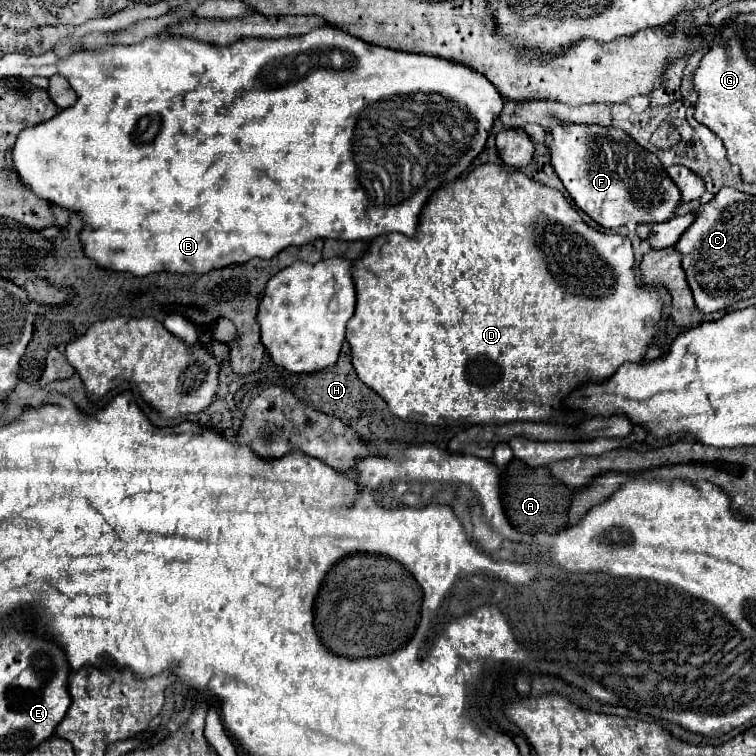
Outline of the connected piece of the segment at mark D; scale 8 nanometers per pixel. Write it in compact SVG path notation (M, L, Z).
M497 164L477 166L463 180L455 180L437 188L431 200L419 214L419 228L413 238L393 234L375 238L367 252L353 262L353 280L357 290L357 308L347 322L347 342L351 346L351 362L363 384L373 388L387 404L389 410L401 420L423 424L507 424L507 422L545 422L565 412L563 400L571 390L579 388L587 380L605 380L611 372L625 362L645 360L647 346L657 334L657 322L661 318L661 298L655 288L639 286L633 274L633 248L631 240L617 234L603 234L589 228L575 208L571 208L565 196L545 184L527 178L523 172L507 172Z

